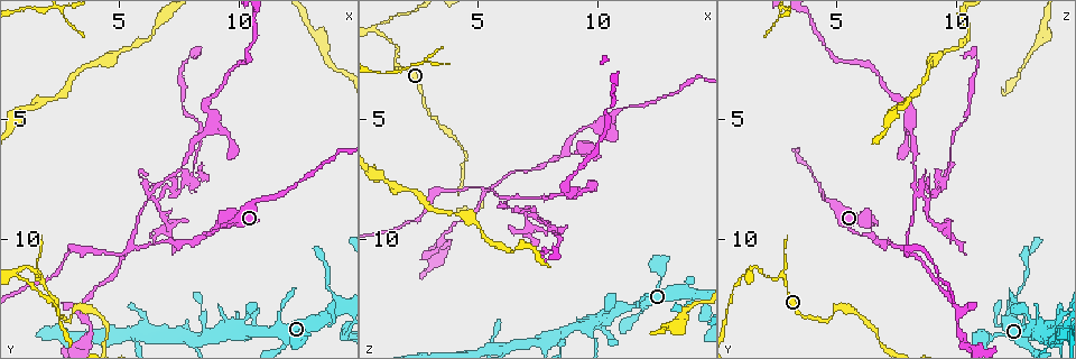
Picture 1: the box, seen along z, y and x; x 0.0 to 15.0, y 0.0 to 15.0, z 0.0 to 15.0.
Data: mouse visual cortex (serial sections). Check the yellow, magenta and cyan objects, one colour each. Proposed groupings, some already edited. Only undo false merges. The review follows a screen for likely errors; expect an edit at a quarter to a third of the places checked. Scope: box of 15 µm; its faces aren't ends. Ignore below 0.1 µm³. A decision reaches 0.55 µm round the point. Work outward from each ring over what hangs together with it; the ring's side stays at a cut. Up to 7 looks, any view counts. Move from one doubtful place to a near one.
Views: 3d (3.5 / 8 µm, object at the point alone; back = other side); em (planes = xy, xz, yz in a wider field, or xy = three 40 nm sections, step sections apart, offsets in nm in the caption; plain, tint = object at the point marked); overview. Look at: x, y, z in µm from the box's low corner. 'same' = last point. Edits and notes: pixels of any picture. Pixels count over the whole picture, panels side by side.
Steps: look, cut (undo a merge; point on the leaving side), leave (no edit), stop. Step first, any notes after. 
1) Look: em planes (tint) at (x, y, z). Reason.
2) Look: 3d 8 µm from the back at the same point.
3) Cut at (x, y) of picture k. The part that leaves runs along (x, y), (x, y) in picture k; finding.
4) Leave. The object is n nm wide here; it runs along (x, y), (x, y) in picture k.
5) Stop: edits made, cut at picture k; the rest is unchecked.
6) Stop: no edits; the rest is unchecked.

Look: 3d 8 µm at (8.7, 9.8, 6.4). Sharp bend.

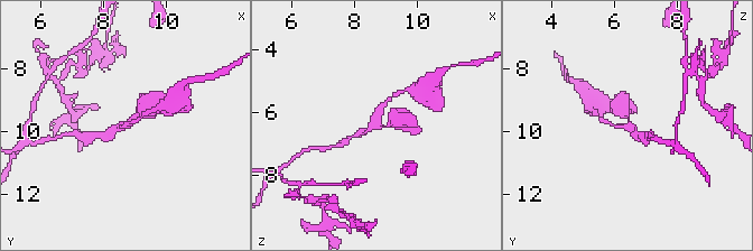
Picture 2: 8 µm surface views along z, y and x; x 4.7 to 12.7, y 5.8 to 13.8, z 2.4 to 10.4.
Look: em xy step 1 (tint) at (8.8, 9.8, 6.3).

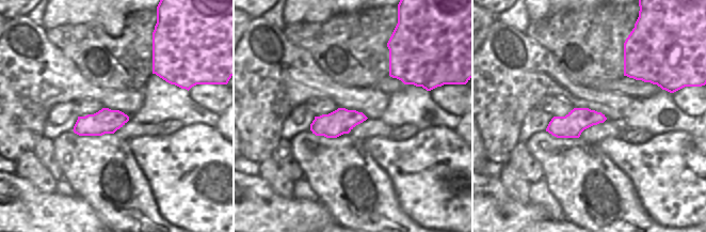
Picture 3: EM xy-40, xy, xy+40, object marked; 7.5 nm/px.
Leave. 3 arms meet here; the arms are 150, 200, 300 nm wide; it runs along (391, 98), (378, 108), (378, 121), (351, 138) in picture 2; continuous, no second cell.

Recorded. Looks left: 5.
Look: 3d 8 µm at (1.6, 11.6, 2.7). Sharp bend.

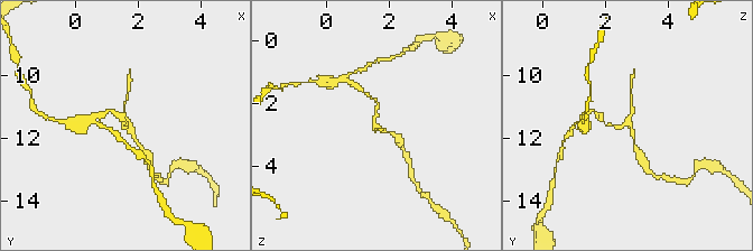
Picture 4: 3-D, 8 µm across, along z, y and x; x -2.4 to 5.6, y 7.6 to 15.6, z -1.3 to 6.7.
Look: 3d 3.5 µm at (1.5, 11.5, 2.7).

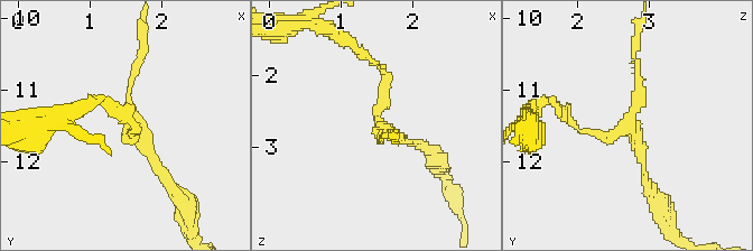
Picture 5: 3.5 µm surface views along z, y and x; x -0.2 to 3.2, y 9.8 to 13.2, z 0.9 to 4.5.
Look: em xy step 2 (tint) at (1.55, 11.55, 2.70). Need the tissue.

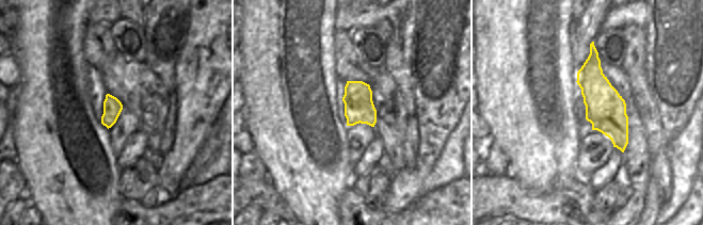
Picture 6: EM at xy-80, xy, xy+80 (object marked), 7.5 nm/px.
Cut at (387, 83) of picture 5. Two cells meet here.

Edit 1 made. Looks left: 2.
Stop: edits made, cut at picture 5; the rest is unchecked.

